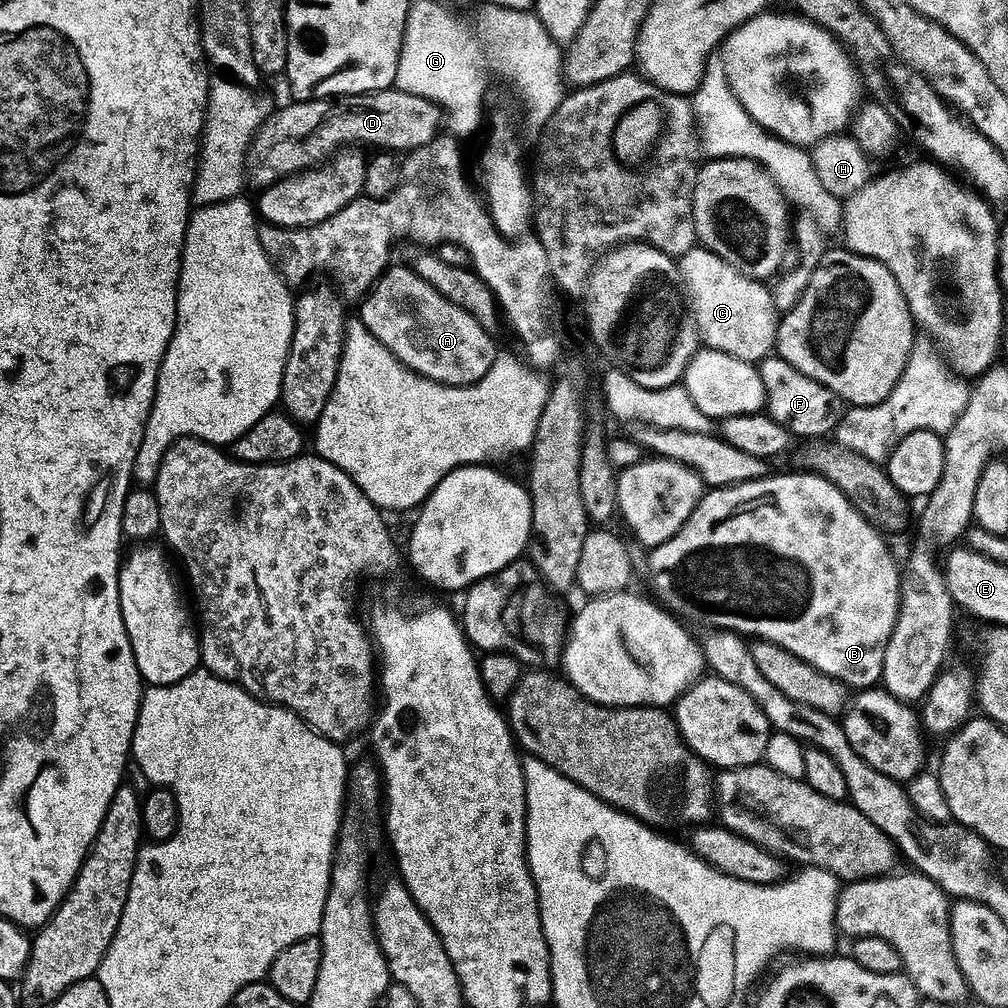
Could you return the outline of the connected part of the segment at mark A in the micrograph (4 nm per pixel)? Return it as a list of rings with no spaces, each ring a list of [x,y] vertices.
[[[411,267],[389,268],[365,297],[361,307],[363,308],[360,320],[374,338],[382,342],[382,346],[386,346],[386,350],[397,356],[410,371],[425,376],[427,380],[453,388],[467,388],[486,378],[486,374],[490,374],[490,366],[494,366],[498,349],[492,341],[493,333],[462,306],[450,302],[434,286],[430,286],[430,282],[423,280]]]

